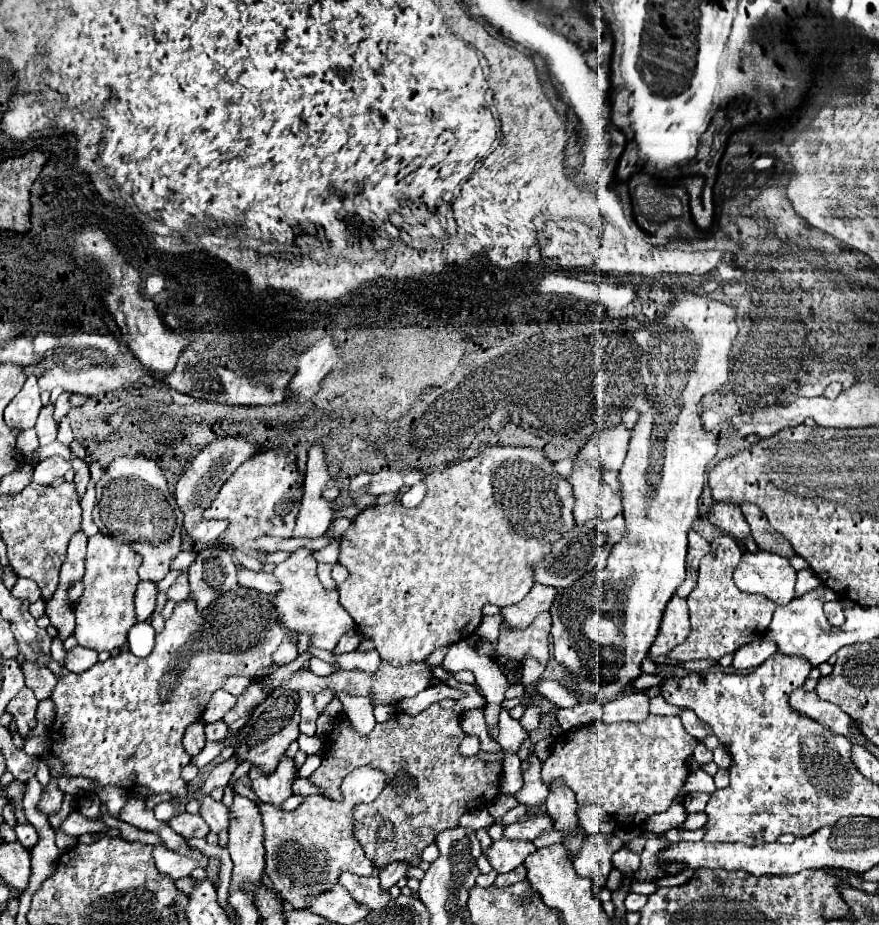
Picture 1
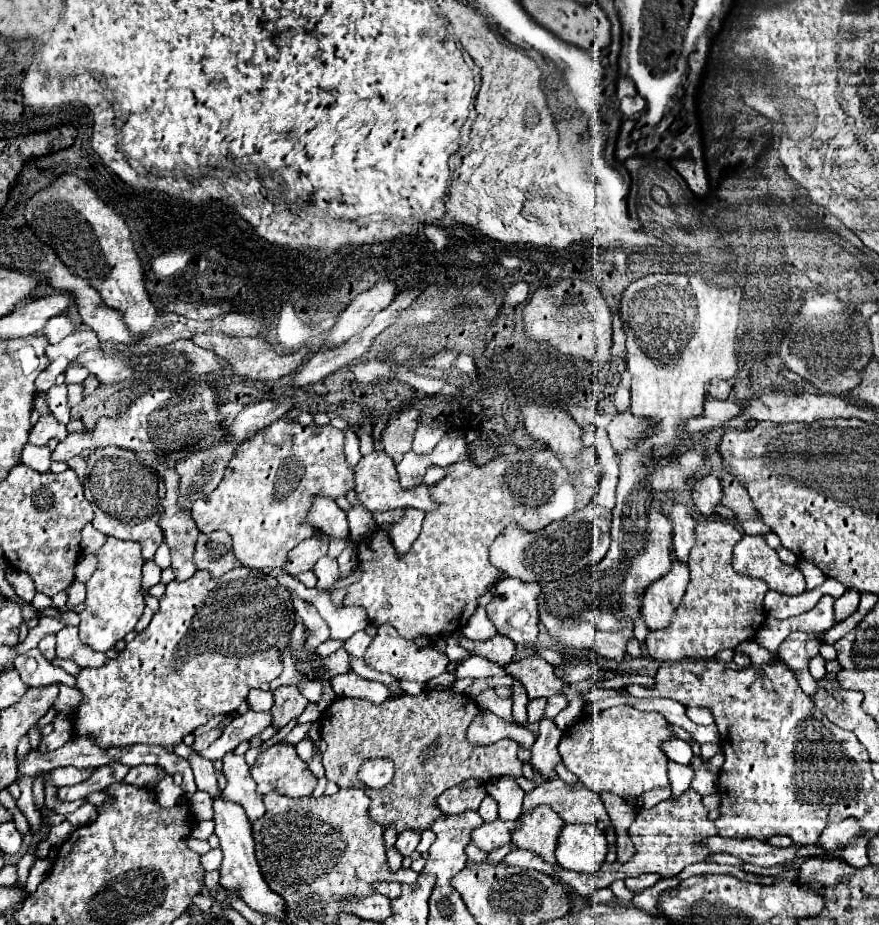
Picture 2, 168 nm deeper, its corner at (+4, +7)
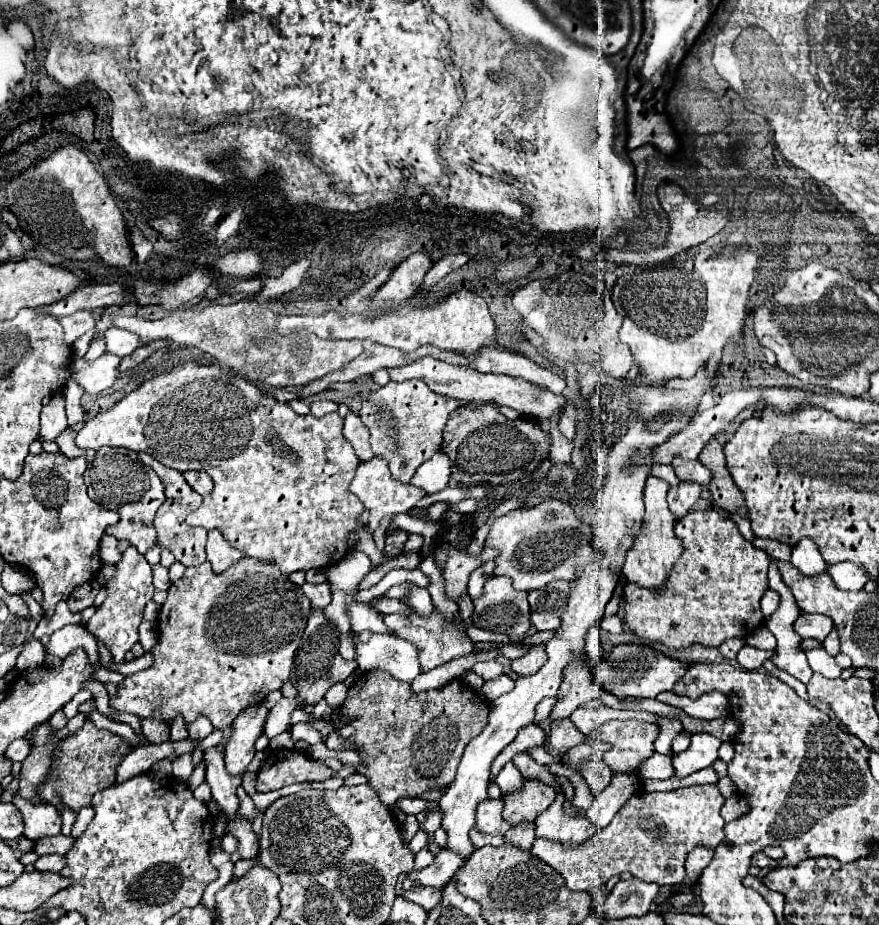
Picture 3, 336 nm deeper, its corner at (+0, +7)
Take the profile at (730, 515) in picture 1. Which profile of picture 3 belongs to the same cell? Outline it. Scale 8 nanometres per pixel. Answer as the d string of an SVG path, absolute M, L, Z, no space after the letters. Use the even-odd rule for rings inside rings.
M675 458L675 462L671 462L671 466L675 468L675 474L683 482L695 482L701 486L709 486L709 482L711 482L711 472L699 460Z

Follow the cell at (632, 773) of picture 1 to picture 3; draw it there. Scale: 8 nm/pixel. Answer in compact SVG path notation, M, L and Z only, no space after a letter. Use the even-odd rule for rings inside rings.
M609 720L587 734L585 740L601 740L611 746L603 754L603 760L613 774L637 774L641 764L655 754L653 742L657 736L657 724L639 720Z

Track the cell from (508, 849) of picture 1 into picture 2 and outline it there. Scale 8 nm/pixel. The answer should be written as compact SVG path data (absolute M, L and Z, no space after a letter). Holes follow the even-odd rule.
M501 818L493 822L485 822L483 826L475 828L471 832L471 842L479 846L485 852L491 852L493 848L505 846L511 840L511 832L519 826L519 822L505 822Z

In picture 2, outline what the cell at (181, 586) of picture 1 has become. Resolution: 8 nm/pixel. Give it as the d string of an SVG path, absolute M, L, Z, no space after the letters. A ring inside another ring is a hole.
M157 464L155 472L165 480L165 500L163 500L163 514L159 518L159 526L163 530L165 542L171 550L171 568L175 572L177 580L189 580L197 566L193 564L193 552L195 542L199 536L199 530L191 518L191 514L183 508L179 508L179 474L173 468L167 468L165 464Z

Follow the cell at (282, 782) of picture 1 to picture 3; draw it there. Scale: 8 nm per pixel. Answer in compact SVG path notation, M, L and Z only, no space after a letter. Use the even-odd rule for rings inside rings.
M275 750L267 756L265 764L257 772L257 790L271 792L295 782L325 782L331 778L333 770L323 764L311 760L307 754L299 750Z

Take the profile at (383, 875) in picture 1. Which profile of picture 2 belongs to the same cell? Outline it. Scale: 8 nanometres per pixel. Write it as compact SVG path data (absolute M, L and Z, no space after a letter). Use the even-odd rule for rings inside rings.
M407 830L407 832L399 834L399 838L397 838L397 844L395 844L395 846L399 848L399 852L401 852L403 856L411 856L411 854L415 852L415 848L417 848L419 840L421 840L421 832Z

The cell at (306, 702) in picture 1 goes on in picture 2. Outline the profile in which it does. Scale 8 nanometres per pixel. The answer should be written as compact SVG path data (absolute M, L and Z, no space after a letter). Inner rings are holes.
M293 596L293 606L297 610L297 616L303 620L303 624L307 628L307 632L309 632L307 646L315 650L319 644L327 642L329 640L329 630L327 630L327 624L323 622L323 618L319 616L319 612L315 610L315 606L301 600L299 596Z

